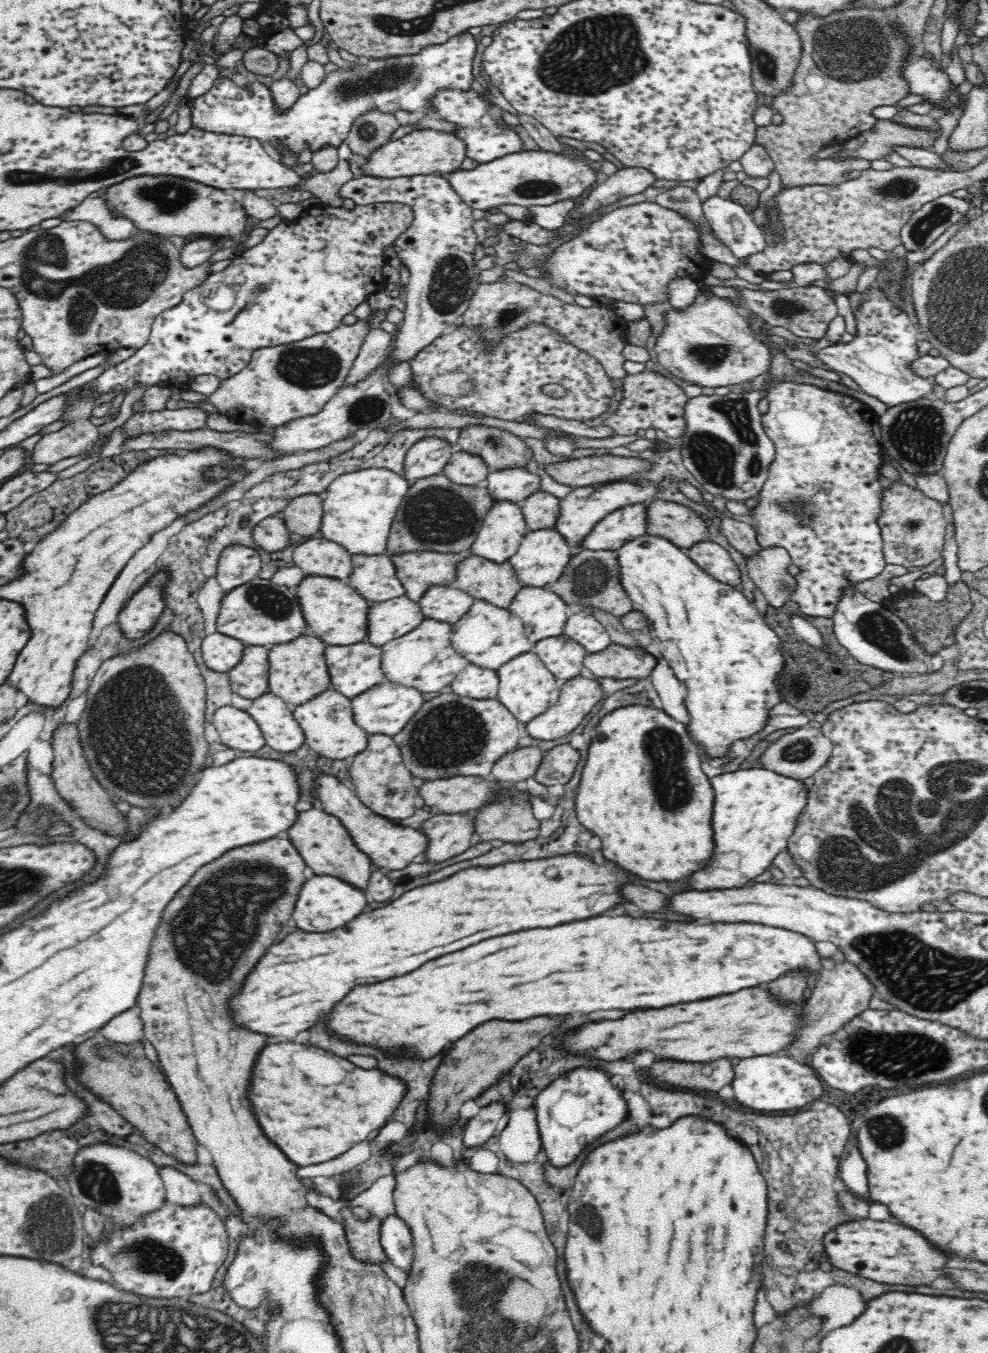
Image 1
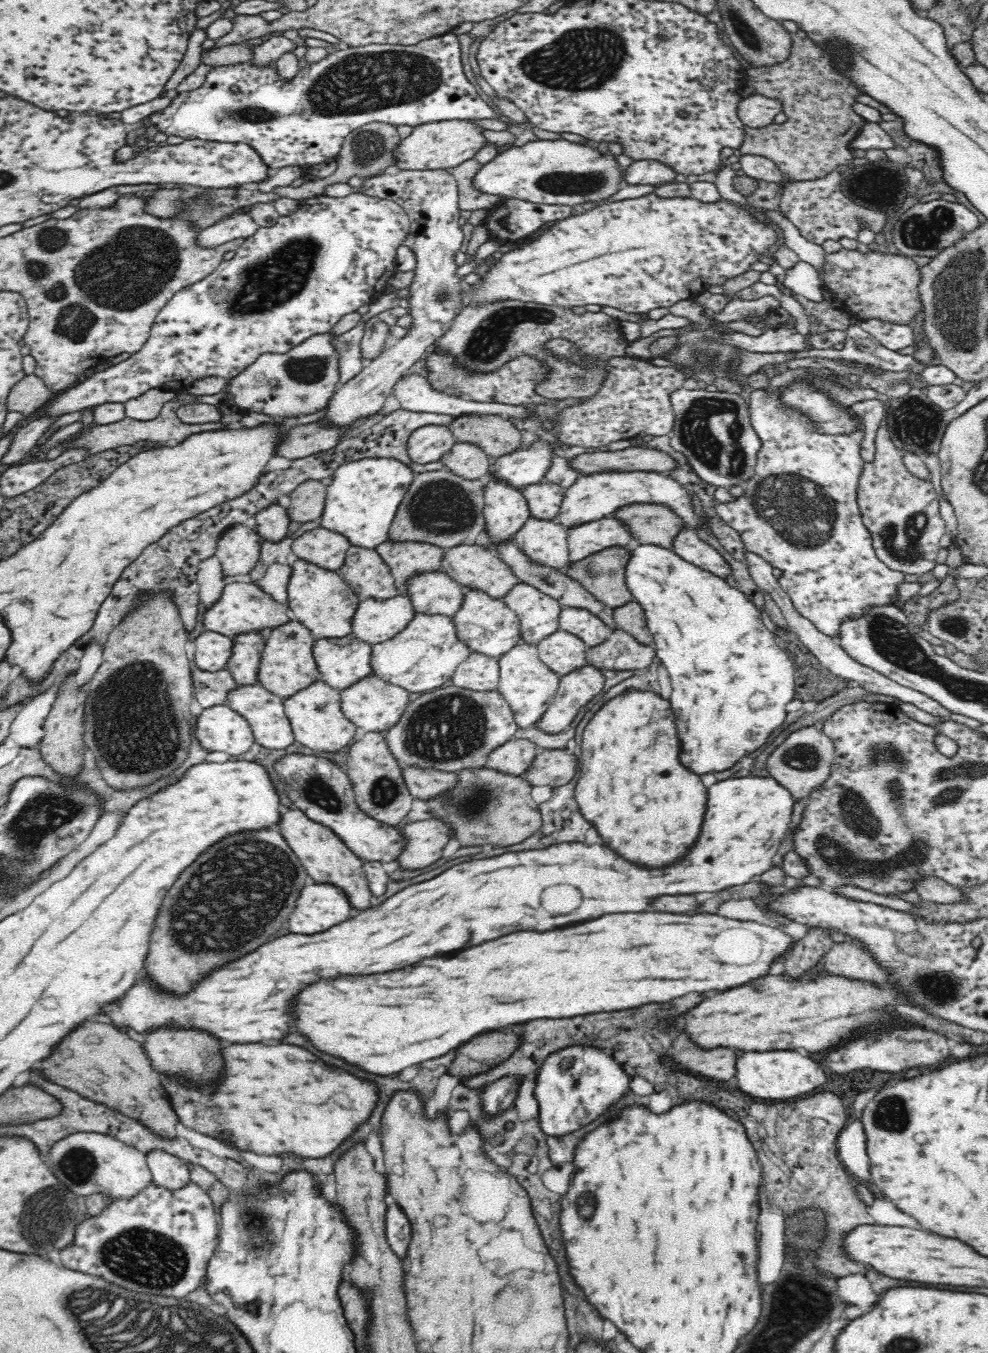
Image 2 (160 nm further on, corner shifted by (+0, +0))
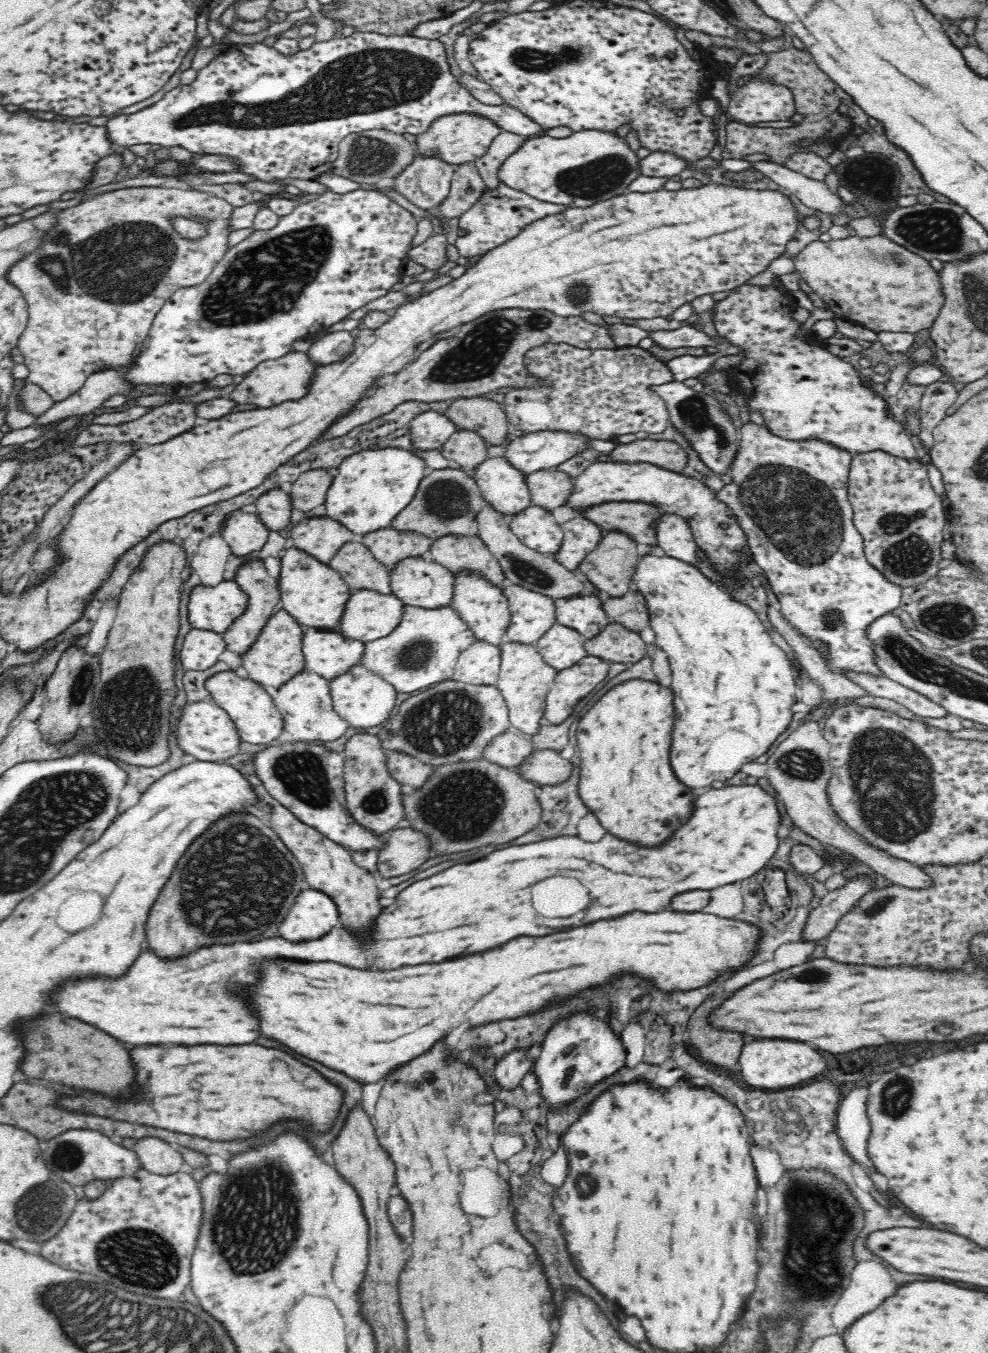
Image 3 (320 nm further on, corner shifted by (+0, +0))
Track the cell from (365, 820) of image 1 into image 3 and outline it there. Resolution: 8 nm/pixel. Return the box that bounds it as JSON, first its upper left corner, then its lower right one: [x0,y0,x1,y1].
[252,741,385,851]

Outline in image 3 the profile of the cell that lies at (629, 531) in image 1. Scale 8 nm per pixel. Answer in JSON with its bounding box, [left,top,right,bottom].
[551,518,605,571]

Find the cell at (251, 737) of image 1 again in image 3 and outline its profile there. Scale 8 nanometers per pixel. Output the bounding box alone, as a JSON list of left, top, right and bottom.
[174,701,241,762]

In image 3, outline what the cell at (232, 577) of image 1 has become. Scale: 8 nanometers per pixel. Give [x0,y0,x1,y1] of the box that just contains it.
[221,510,271,556]

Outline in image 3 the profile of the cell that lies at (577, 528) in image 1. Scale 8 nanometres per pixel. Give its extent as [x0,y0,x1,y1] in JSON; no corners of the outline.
[568,462,748,590]

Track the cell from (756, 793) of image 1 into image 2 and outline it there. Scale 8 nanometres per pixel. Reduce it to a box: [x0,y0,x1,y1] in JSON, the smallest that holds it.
[102,778,794,1044]

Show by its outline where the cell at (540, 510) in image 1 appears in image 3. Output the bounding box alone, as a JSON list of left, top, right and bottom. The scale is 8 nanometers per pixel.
[525,468,574,511]

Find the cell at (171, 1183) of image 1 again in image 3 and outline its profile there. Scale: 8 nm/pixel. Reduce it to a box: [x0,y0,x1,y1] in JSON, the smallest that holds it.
[134,1136,186,1174]

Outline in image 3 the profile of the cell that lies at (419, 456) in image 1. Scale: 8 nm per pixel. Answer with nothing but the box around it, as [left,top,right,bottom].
[409,410,457,450]

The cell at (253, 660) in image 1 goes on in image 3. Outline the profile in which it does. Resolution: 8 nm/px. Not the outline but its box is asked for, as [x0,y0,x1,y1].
[222,558,280,654]

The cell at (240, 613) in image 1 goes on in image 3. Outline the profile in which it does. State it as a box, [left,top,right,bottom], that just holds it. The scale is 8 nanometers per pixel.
[187,580,248,634]

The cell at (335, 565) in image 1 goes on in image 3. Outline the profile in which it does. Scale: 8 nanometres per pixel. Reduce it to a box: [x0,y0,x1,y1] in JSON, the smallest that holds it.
[289,516,357,564]

